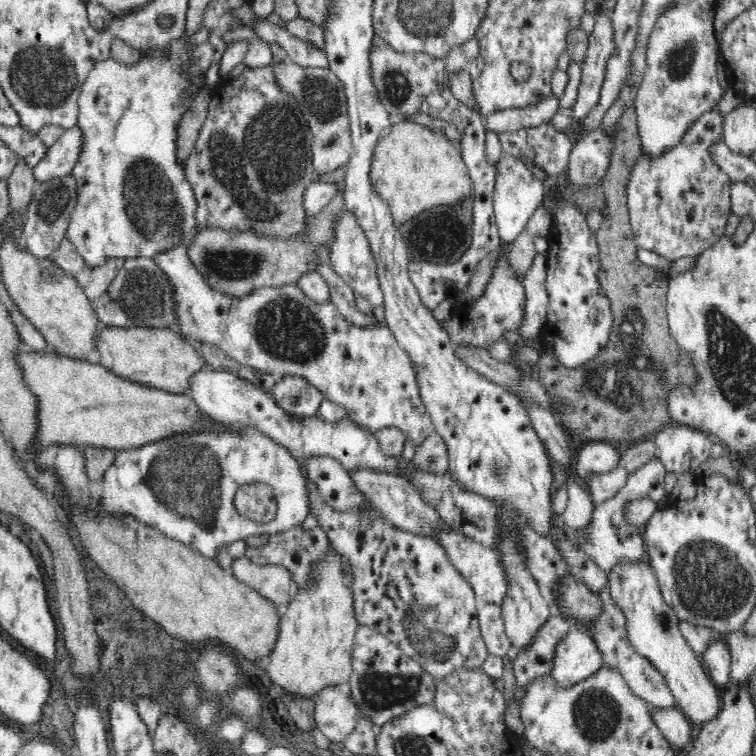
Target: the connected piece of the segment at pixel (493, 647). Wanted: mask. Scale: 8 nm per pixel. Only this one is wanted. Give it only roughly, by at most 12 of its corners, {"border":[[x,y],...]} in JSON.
{"border":[[501,606],[477,610],[481,636],[490,655],[503,657],[512,644]]}

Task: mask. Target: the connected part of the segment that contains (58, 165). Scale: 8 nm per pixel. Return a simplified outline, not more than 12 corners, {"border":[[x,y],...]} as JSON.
{"border":[[65,129],[33,168],[36,180],[70,175],[84,133]]}

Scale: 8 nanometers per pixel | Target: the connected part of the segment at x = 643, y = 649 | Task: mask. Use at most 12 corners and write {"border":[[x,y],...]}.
{"border":[[617,562],[629,644],[697,732],[719,688],[680,633],[650,562]]}

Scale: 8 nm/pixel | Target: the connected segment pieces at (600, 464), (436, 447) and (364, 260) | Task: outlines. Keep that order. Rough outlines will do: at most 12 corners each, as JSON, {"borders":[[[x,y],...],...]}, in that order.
{"borders":[[[608,441],[586,443],[576,455],[583,482],[592,472],[612,472],[620,452]],[[433,434],[418,444],[412,463],[431,475],[448,471],[448,449]],[[344,208],[327,259],[374,307],[385,304],[368,237]]]}

